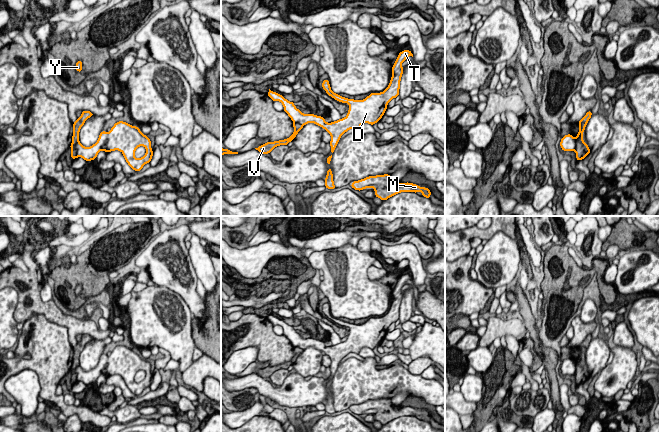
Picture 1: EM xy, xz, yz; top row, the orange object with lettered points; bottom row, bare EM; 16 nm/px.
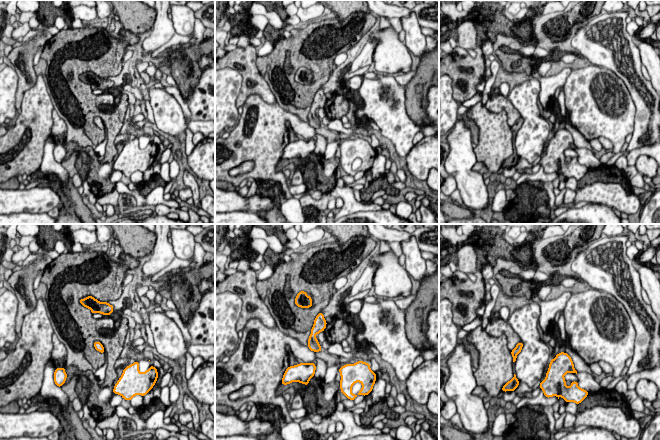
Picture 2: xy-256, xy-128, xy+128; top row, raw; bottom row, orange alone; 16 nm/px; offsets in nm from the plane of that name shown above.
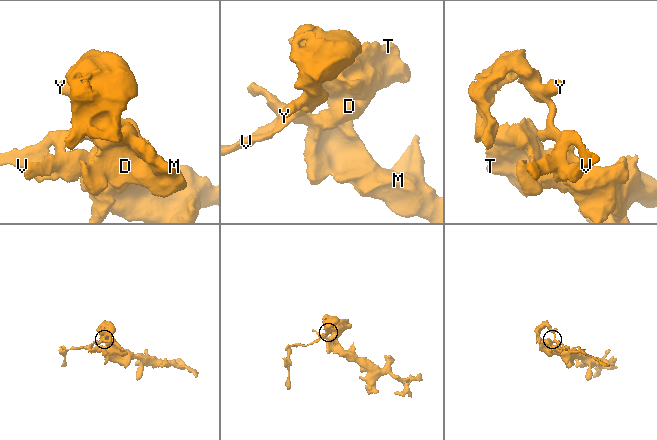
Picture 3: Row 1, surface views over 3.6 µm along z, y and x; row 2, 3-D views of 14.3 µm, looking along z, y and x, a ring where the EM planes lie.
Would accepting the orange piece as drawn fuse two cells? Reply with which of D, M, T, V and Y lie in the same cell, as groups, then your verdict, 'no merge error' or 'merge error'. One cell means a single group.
D M T V Y; no merge error

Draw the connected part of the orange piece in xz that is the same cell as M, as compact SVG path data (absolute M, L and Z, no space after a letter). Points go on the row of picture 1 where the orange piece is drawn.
M384 174L368 176L364 179L353 181L351 187L358 191L372 187L375 191L375 197L380 198L382 201L401 192L422 192L423 197L430 199L431 191L426 187L419 187L417 184L409 182L399 182L399 185L396 186L395 182L391 175Z

